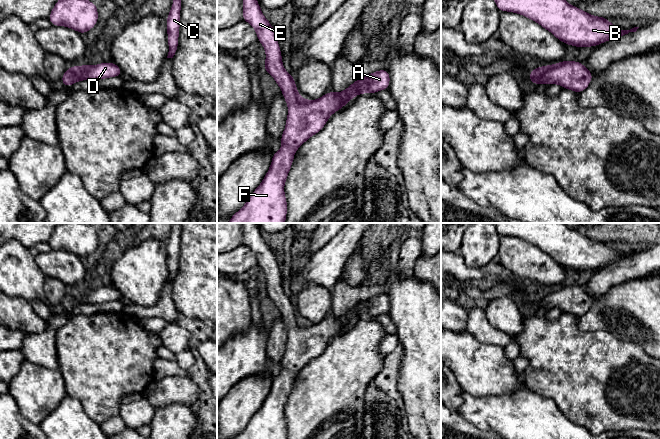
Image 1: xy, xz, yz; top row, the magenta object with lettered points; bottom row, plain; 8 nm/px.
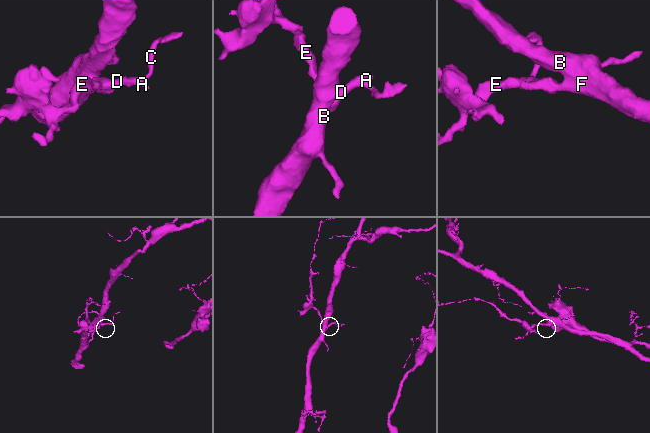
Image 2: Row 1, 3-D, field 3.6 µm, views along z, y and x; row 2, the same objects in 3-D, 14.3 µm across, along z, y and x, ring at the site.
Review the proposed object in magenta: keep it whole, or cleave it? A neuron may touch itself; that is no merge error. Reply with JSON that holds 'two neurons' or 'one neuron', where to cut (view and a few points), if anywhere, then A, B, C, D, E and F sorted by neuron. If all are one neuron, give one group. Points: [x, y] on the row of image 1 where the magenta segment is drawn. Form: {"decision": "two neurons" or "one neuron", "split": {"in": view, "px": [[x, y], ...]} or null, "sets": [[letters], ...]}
{"decision": "one neuron", "split": null, "sets": [["A", "B", "C", "D", "E", "F"]]}

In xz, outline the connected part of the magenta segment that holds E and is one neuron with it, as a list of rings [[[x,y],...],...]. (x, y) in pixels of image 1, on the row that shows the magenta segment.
[[[243,0],[242,20],[255,29],[257,40],[265,48],[263,69],[280,87],[288,105],[288,115],[280,138],[282,148],[272,155],[264,179],[228,223],[285,223],[288,207],[284,184],[297,149],[320,132],[329,117],[356,95],[364,94],[365,91],[374,94],[388,89],[390,75],[385,68],[360,77],[343,92],[327,92],[317,100],[304,99],[298,93],[293,76],[283,67],[275,30],[263,15],[257,0]]]

